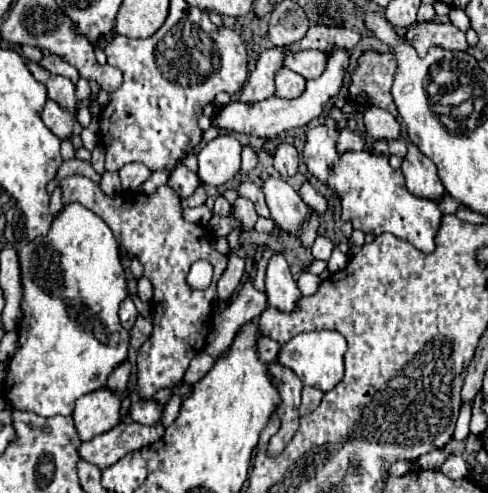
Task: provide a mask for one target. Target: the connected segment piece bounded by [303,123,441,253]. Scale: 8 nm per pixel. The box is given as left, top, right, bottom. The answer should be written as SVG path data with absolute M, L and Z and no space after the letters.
M323 123L307 131L307 141L303 147L303 159L309 173L325 183L341 201L341 219L349 221L353 229L371 233L375 237L383 233L393 233L395 237L409 241L423 253L433 253L433 237L441 223L441 211L437 203L415 197L405 187L405 177L401 169L393 169L385 155L375 155L371 151L337 151L337 127L333 123Z

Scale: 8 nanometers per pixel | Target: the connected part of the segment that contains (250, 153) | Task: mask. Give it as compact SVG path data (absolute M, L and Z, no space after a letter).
M246 146L241 153L240 173L247 177L257 164L257 152L251 146Z

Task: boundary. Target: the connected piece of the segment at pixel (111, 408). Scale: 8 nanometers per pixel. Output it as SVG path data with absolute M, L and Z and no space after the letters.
M99 389L79 397L73 411L73 421L81 441L91 441L93 437L107 433L121 423L119 407L119 395L111 393L109 389Z

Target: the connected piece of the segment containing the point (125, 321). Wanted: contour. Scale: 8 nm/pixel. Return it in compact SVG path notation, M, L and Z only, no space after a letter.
M127 297L123 303L121 303L121 309L119 309L119 317L121 317L121 325L125 329L131 329L137 321L137 307L135 303L131 301L131 297Z

